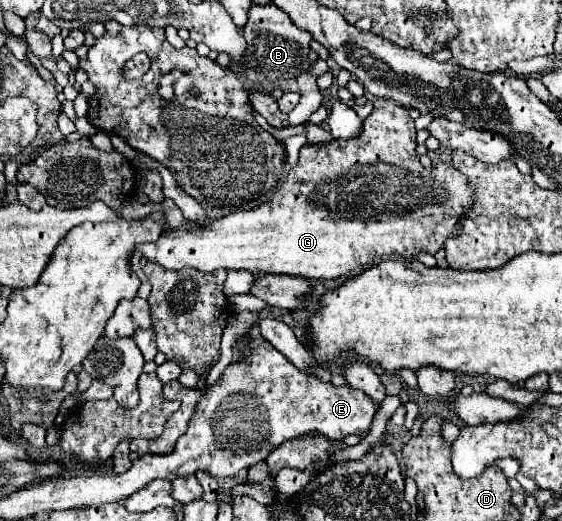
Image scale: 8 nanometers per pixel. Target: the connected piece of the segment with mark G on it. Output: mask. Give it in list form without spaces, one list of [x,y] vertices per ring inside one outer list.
[[[377,99],[373,103],[373,111],[371,115],[367,115],[367,119],[363,121],[363,129],[357,137],[353,139],[333,139],[331,143],[325,143],[325,145],[303,145],[301,147],[301,153],[299,153],[299,161],[297,161],[297,167],[289,171],[289,177],[287,181],[283,181],[275,195],[263,203],[261,207],[253,209],[253,211],[235,211],[231,215],[225,215],[225,217],[219,217],[219,219],[211,219],[207,223],[193,223],[193,221],[185,221],[185,225],[177,227],[177,229],[169,229],[167,225],[167,217],[165,213],[151,213],[147,215],[145,219],[151,219],[151,221],[157,221],[163,225],[163,233],[157,241],[153,243],[141,243],[137,245],[131,253],[141,253],[143,257],[147,257],[149,261],[165,267],[165,269],[171,269],[171,271],[177,271],[177,269],[183,269],[183,267],[193,267],[197,271],[215,271],[215,269],[237,269],[237,271],[249,271],[249,273],[285,273],[285,275],[295,275],[295,277],[303,277],[303,279],[337,279],[337,277],[347,277],[351,273],[357,273],[361,269],[365,269],[363,265],[369,265],[373,261],[381,261],[381,259],[413,259],[419,251],[427,251],[427,253],[437,253],[443,243],[445,243],[445,237],[457,233],[457,217],[461,213],[465,213],[469,207],[471,207],[471,189],[467,189],[467,177],[463,177],[463,173],[455,171],[453,169],[453,181],[437,181],[427,169],[421,167],[419,163],[419,157],[415,153],[415,125],[409,117],[409,111],[401,105],[397,105],[395,101],[389,101],[389,99]]]

